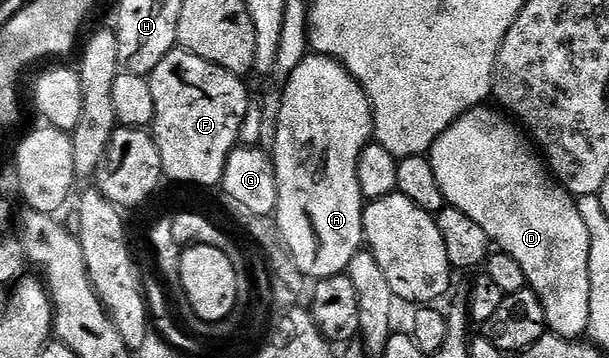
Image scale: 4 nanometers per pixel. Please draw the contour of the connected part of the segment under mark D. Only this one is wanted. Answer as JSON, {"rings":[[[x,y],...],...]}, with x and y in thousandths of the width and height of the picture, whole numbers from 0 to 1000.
{"rings":[[[801,299],[775,302],[765,318],[759,318],[711,397],[706,444],[713,464],[713,489],[719,497],[719,520],[726,520],[726,542],[741,578],[759,587],[759,598],[767,598],[770,609],[778,609],[778,620],[785,620],[785,631],[791,631],[791,642],[798,642],[803,673],[819,701],[837,709],[837,721],[844,721],[844,732],[851,732],[857,743],[867,779],[867,802],[883,821],[883,832],[890,844],[890,866],[897,877],[898,925],[916,933],[931,950],[951,950],[964,930],[969,899],[969,642],[962,642],[962,620],[956,620],[947,550],[941,547],[938,536],[931,536],[920,517],[918,503],[906,489],[892,433],[883,422],[882,405],[826,310],[816,307],[813,299],[808,299],[810,304]]]}

